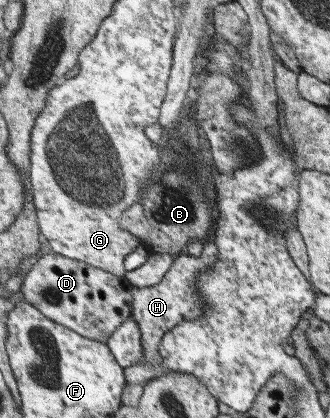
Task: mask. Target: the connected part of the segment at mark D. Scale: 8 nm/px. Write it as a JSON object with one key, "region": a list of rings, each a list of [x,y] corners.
{"region":[[[56,252],[38,259],[25,275],[19,298],[37,306],[49,319],[105,343],[118,328],[132,324],[134,286],[127,279]]]}

